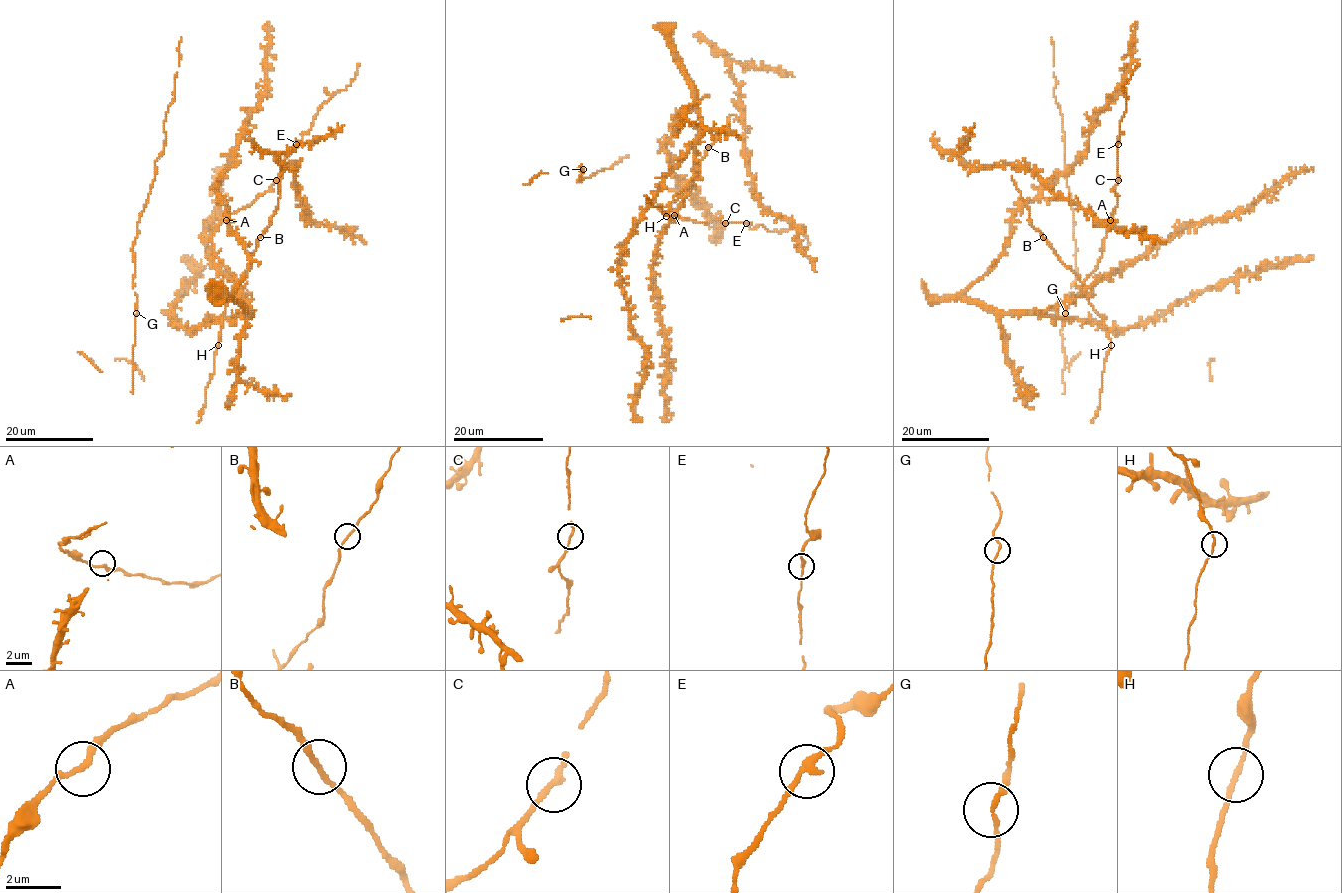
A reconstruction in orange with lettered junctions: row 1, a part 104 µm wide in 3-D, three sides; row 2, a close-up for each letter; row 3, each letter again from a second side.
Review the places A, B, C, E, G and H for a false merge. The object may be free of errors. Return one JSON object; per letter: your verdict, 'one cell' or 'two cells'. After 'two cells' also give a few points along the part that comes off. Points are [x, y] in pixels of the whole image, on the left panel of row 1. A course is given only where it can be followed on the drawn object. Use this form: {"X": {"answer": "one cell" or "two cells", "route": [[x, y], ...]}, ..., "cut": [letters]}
{"A": {"answer": "one cell"}, "B": {"answer": "one cell"}, "C": {"answer": "one cell"}, "E": {"answer": "one cell"}, "G": {"answer": "one cell"}, "H": {"answer": "one cell"}, "cut": []}

